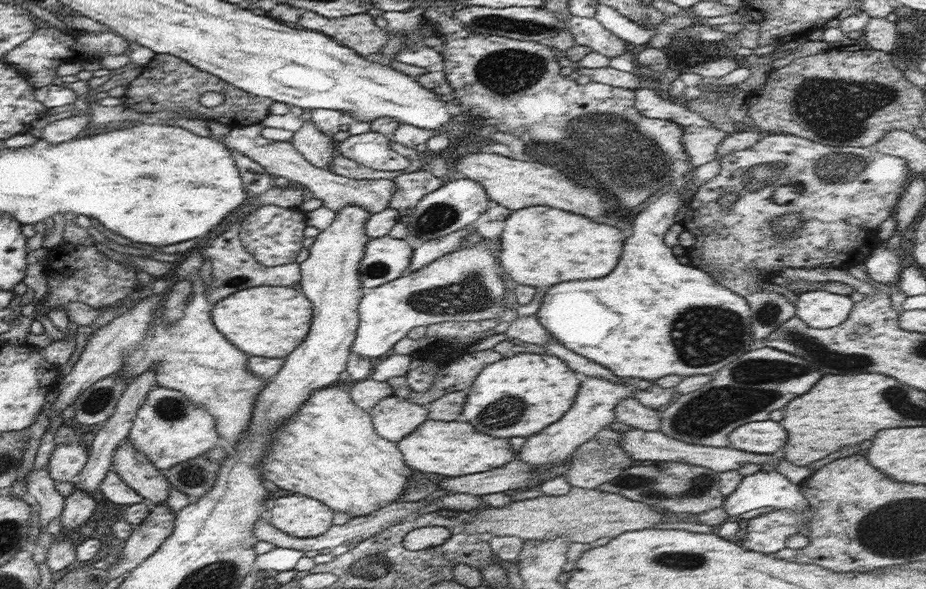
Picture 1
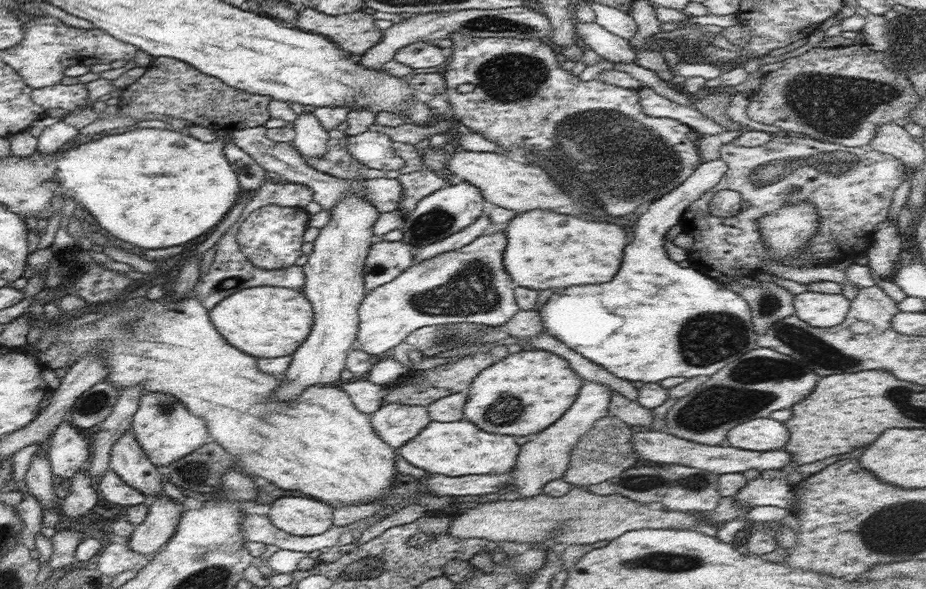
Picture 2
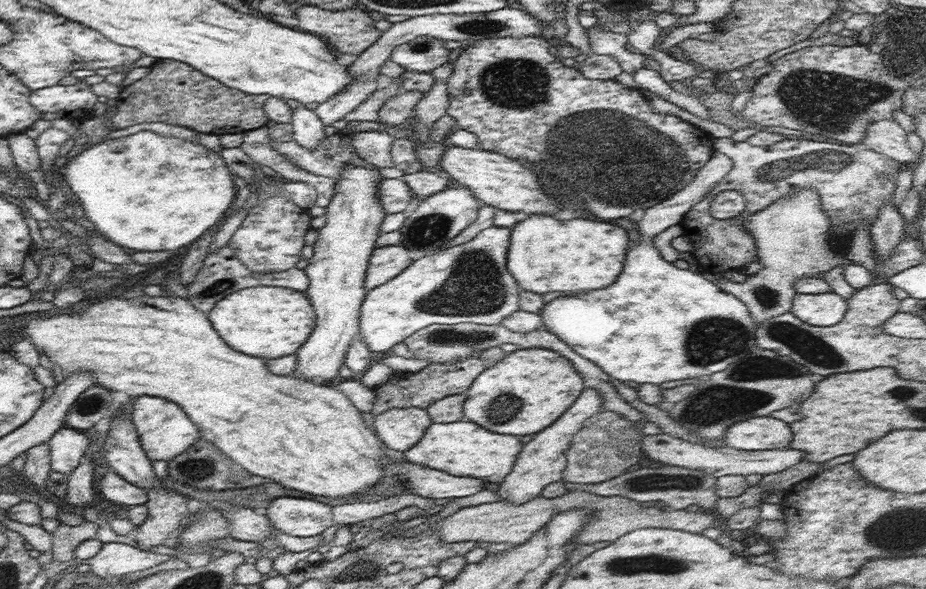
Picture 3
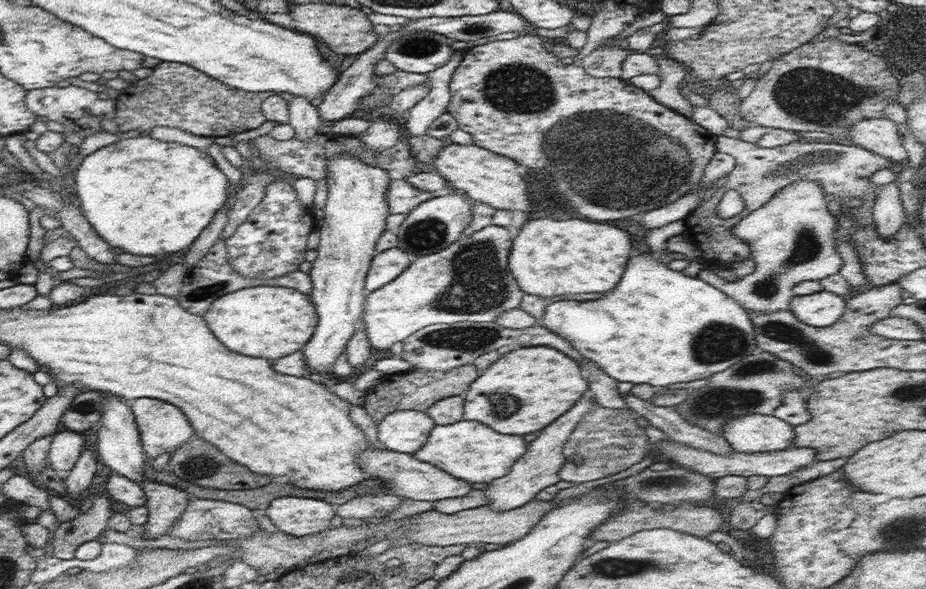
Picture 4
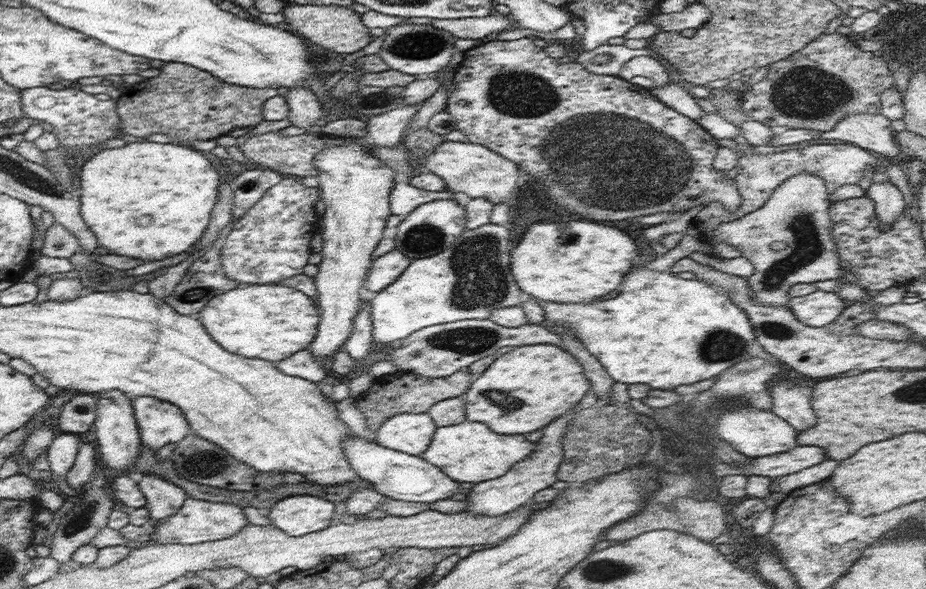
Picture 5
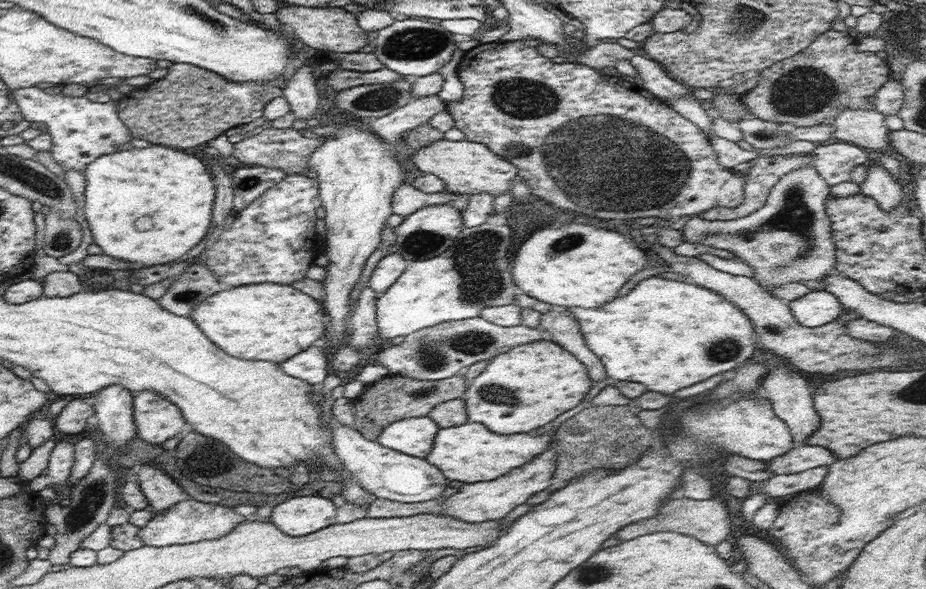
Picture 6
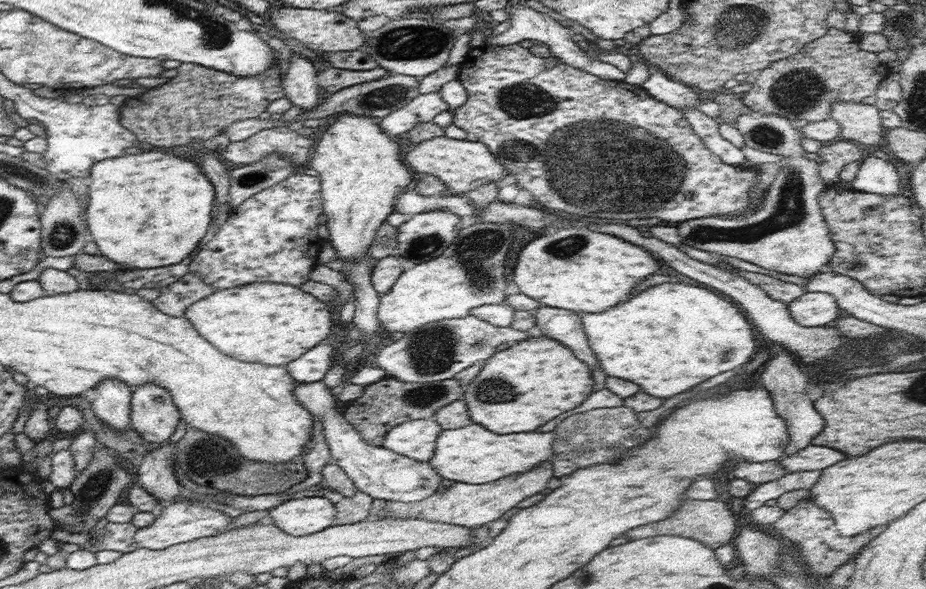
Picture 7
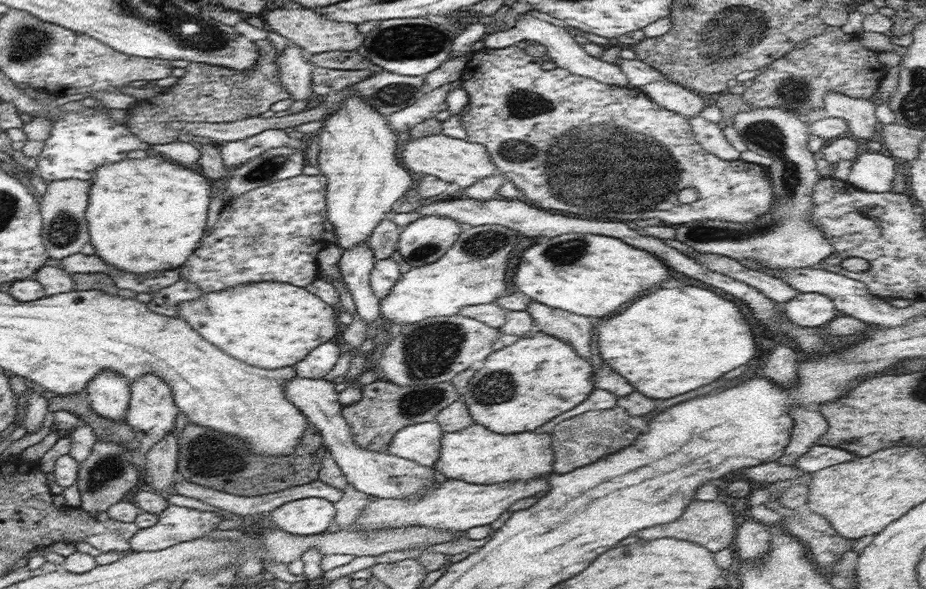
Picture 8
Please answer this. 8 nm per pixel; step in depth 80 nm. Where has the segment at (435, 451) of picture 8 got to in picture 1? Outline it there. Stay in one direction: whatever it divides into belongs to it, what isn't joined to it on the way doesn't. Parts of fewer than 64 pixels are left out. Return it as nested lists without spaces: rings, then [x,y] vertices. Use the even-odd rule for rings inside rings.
[[[392,394],[380,400],[369,413],[375,431],[398,444],[429,418],[429,407]]]

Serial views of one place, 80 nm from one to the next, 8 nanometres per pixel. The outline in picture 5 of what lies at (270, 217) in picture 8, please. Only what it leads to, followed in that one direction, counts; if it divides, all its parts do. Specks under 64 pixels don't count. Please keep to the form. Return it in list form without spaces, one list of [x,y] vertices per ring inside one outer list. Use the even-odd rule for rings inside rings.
[[[284,176],[239,221],[234,222],[220,252],[221,267],[227,278],[242,282],[242,286],[274,284],[304,272],[312,253],[310,240],[320,231],[315,204],[321,191],[319,187],[306,187],[300,179]]]

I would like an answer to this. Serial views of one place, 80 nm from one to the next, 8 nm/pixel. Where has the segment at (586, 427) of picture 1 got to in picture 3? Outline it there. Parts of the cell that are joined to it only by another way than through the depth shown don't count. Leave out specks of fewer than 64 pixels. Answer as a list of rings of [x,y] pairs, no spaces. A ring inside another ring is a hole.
[[[596,387],[584,388],[580,398],[572,404],[572,408],[568,408],[562,414],[562,418],[558,418],[550,428],[544,428],[542,432],[537,432],[528,444],[523,444],[512,468],[512,473],[508,474],[499,484],[497,490],[499,500],[507,500],[507,502],[521,506],[521,504],[540,496],[545,486],[563,481],[564,470],[567,466],[566,449],[570,448],[574,435],[578,429],[582,428],[582,423],[602,408],[602,397]]]

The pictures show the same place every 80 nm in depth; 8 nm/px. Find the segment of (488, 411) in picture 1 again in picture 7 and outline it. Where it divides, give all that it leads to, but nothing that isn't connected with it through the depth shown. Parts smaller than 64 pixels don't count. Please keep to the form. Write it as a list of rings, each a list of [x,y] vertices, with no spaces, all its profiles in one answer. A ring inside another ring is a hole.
[[[547,336],[528,337],[505,350],[496,351],[485,361],[482,370],[468,383],[464,399],[470,418],[476,424],[490,428],[492,432],[498,434],[532,432],[538,426],[546,424],[548,420],[556,418],[558,414],[582,404],[588,398],[588,394],[594,391],[592,384],[594,383],[590,376],[590,368],[582,360],[578,360],[570,348]]]

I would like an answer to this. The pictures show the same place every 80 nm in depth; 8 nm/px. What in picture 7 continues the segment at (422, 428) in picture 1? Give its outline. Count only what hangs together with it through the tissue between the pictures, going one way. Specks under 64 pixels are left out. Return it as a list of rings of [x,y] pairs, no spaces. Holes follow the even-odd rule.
[[[480,424],[466,428],[443,430],[437,438],[434,457],[430,464],[436,468],[442,481],[484,484],[498,478],[528,472],[538,464],[552,460],[555,434],[553,432],[522,432],[522,434],[494,434]]]

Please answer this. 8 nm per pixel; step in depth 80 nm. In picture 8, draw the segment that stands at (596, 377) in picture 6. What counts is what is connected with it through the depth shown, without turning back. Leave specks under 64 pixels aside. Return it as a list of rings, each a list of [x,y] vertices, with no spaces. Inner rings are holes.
[[[534,300],[529,302],[527,311],[533,318],[534,326],[542,332],[566,336],[560,340],[572,344],[582,358],[590,356],[593,317],[574,314],[561,308],[552,308]]]

